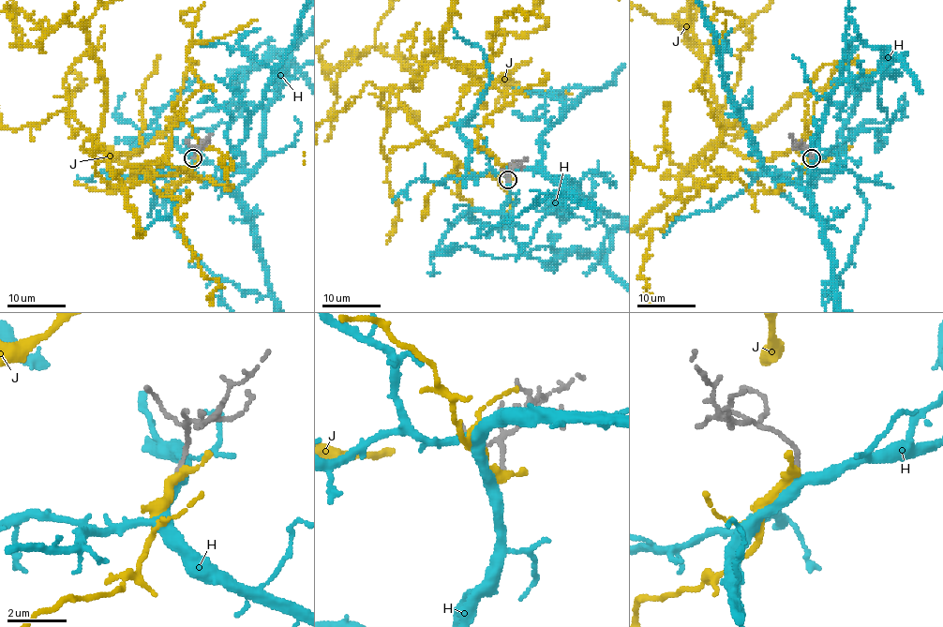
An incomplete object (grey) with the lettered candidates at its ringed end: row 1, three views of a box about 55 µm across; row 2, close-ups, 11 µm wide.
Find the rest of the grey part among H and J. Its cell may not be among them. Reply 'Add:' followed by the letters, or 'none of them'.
Add: H

